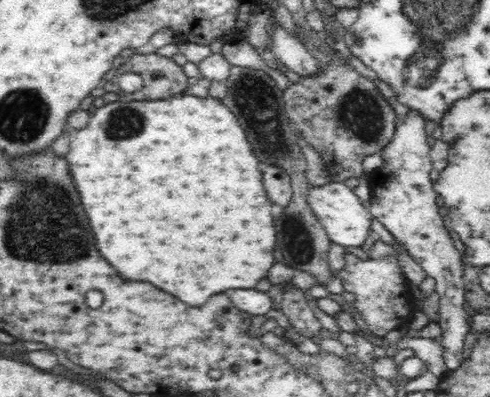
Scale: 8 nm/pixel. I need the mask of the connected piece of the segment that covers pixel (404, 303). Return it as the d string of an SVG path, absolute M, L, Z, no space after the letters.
M378 240L368 254L369 258L363 260L346 253L345 265L339 270L339 278L343 290L354 295L354 308L362 315L368 330L375 336L383 337L390 330L408 327L416 311L416 304L412 303L412 299L416 298L417 292L416 288L408 285L409 281L398 265L393 246Z

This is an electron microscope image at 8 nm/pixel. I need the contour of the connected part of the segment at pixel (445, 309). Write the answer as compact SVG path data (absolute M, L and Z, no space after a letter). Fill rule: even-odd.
M410 109L403 120L398 123L397 127L395 128L393 139L390 140L386 148L380 152L383 158L382 167L379 170L370 171L367 173L367 180L370 185L370 189L372 190L372 195L374 195L372 196L373 200L370 204L369 210L370 215L372 215L373 218L377 218L377 220L379 220L379 222L381 222L386 229L388 229L388 231L390 231L390 234L394 236L398 244L404 245L404 249L407 250L409 256L411 256L426 271L427 276L430 276L430 278L434 278L434 280L436 280L435 291L440 295L440 319L437 321L441 328L440 343L442 343L442 347L444 347L444 362L446 363L448 370L451 371L456 370L464 362L464 359L462 358L462 348L464 348L464 338L466 338L466 334L468 334L468 330L470 330L471 325L468 324L467 312L463 308L465 304L465 282L463 279L464 263L462 263L462 260L464 258L462 258L462 253L456 250L454 240L451 238L449 232L444 226L442 221L443 217L439 214L440 208L436 203L436 199L439 195L434 191L432 178L430 178L430 172L433 170L433 162L431 159L431 147L428 145L428 134L425 131L425 122L425 118L423 118L418 111Z

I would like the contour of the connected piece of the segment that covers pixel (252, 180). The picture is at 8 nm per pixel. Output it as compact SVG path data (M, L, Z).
M180 93L170 98L138 101L124 98L121 101L110 102L102 107L92 108L89 123L86 128L70 131L71 139L66 160L80 194L80 202L90 220L98 252L118 270L118 274L126 280L142 280L150 282L164 292L180 298L182 302L194 307L202 306L210 296L220 294L230 288L254 288L260 278L266 276L274 262L274 246L276 246L276 230L272 222L272 204L266 198L262 176L258 172L258 160L252 152L252 146L236 122L236 116L223 103L211 96L196 97Z

